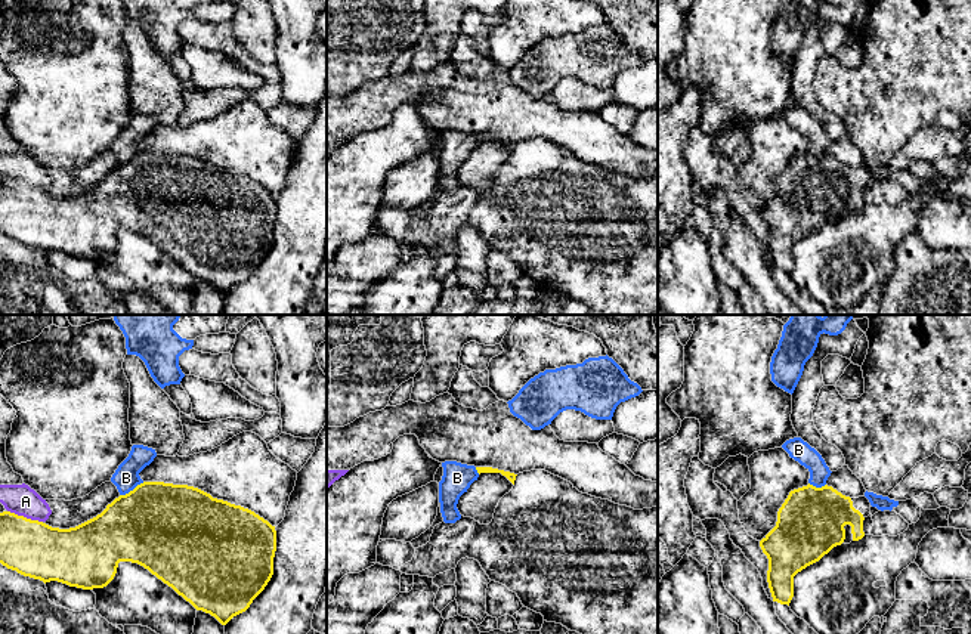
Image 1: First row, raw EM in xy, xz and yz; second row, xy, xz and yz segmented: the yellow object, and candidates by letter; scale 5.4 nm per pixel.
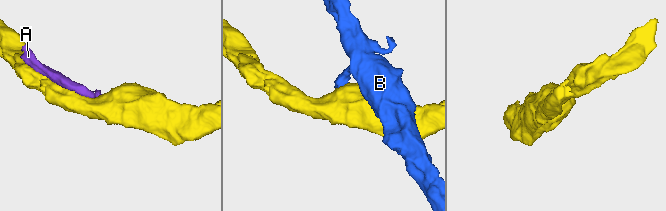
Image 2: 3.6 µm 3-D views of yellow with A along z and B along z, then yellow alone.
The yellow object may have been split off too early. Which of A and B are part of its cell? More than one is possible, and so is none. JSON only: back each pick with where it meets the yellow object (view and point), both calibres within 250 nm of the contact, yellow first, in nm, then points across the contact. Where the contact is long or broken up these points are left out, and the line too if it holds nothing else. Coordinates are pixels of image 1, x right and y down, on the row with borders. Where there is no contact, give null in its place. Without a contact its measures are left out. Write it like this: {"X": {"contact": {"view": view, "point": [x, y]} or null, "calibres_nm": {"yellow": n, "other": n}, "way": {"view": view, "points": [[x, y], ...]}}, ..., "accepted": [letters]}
{"accepted": []}

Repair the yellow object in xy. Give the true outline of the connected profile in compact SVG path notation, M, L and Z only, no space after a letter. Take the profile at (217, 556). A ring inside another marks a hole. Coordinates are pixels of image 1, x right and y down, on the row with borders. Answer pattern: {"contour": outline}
{"contour": "M143 482L126 495L120 495L96 517L69 529L52 528L10 511L0 513L0 563L24 576L44 584L58 581L83 590L103 588L115 576L120 562L143 566L197 610L214 616L226 625L245 612L265 590L273 575L276 531L254 511L188 485Z"}

